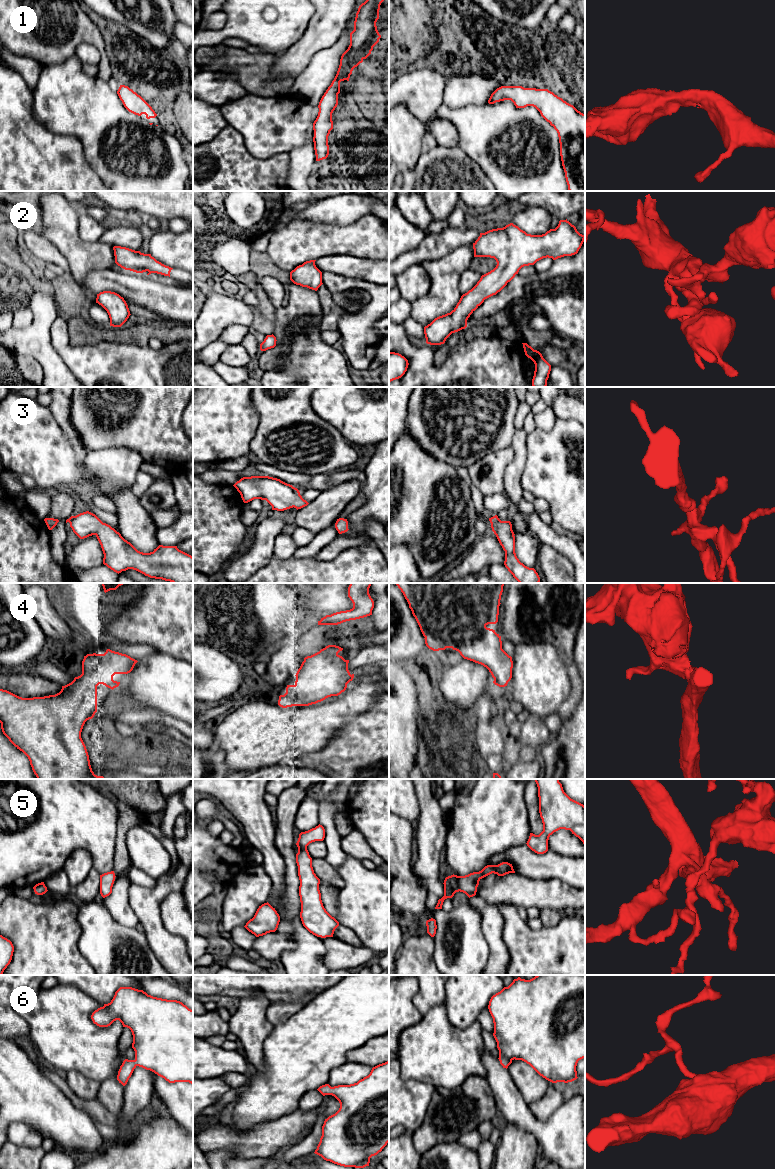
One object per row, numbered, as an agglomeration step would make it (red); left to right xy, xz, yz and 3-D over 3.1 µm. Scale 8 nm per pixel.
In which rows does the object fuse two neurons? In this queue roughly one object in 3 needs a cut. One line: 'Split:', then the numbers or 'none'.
Split: none

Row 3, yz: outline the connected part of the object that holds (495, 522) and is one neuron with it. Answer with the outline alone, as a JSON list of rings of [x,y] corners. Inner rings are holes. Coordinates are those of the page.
[[[497,515],[489,518],[491,528],[505,551],[504,565],[519,583],[539,583],[540,577],[534,568],[519,561],[515,553],[515,534],[510,521],[501,521]]]

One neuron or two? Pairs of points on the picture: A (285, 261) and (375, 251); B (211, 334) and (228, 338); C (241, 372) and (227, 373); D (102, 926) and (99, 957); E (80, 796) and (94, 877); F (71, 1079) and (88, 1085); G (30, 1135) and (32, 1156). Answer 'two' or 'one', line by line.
A: one
B: two
C: one
D: one
E: two
F: one
G: two

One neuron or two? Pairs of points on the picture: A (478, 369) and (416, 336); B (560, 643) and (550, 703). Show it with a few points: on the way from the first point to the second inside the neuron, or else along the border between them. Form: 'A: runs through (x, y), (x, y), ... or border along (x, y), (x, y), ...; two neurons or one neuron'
A: border along (405, 329), (413, 345), (425, 343); two neurons
B: border along (538, 642), (548, 642), (556, 650), (566, 668); two neurons

